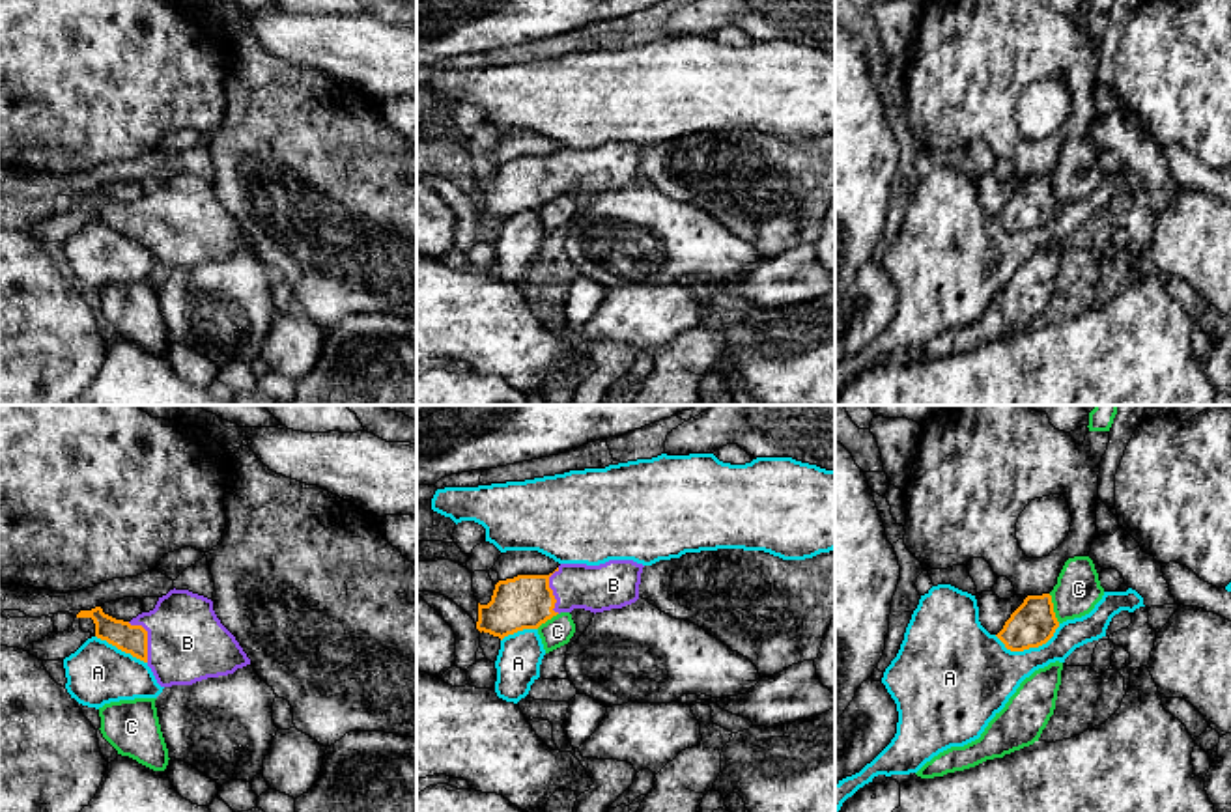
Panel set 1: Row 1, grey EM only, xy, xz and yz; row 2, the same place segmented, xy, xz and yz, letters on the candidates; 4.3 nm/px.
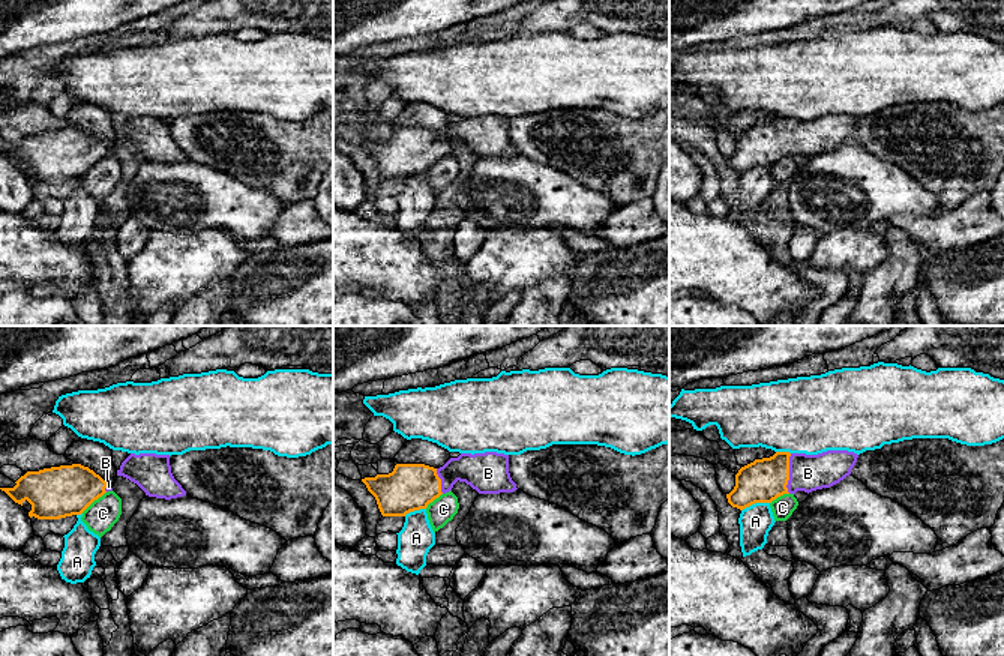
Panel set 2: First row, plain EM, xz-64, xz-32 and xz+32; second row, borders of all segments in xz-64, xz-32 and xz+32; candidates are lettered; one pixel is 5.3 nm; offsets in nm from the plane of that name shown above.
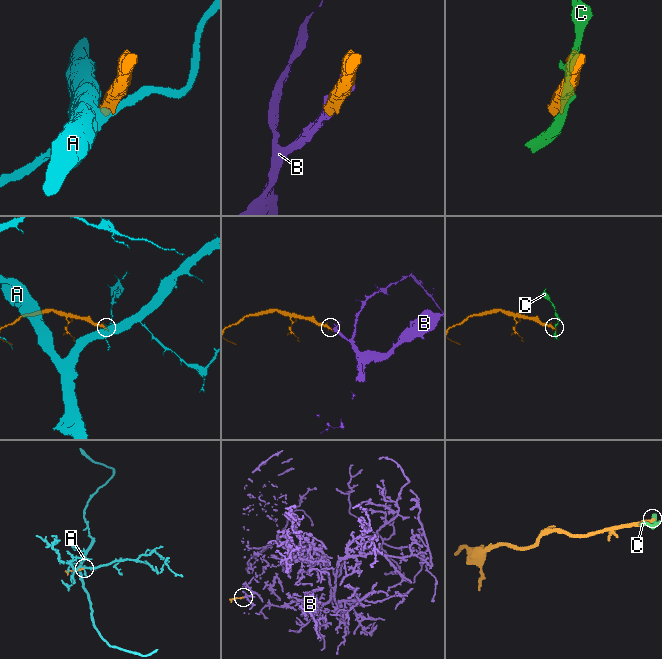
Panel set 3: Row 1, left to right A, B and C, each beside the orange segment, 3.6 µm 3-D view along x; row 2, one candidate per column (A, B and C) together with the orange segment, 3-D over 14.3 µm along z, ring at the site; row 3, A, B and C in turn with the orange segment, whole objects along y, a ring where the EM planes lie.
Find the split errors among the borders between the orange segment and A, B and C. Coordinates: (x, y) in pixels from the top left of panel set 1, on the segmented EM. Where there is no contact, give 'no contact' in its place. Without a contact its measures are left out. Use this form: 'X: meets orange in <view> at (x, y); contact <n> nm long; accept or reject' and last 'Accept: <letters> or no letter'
A: meets orange in yz at (1028, 648); contact 300 nm long; reject
B: meets orange in xy at (146, 637); contact 200 nm long; accept
C: meets orange in yz at (1052, 609); contact 140 nm long; reject
Accept: B

